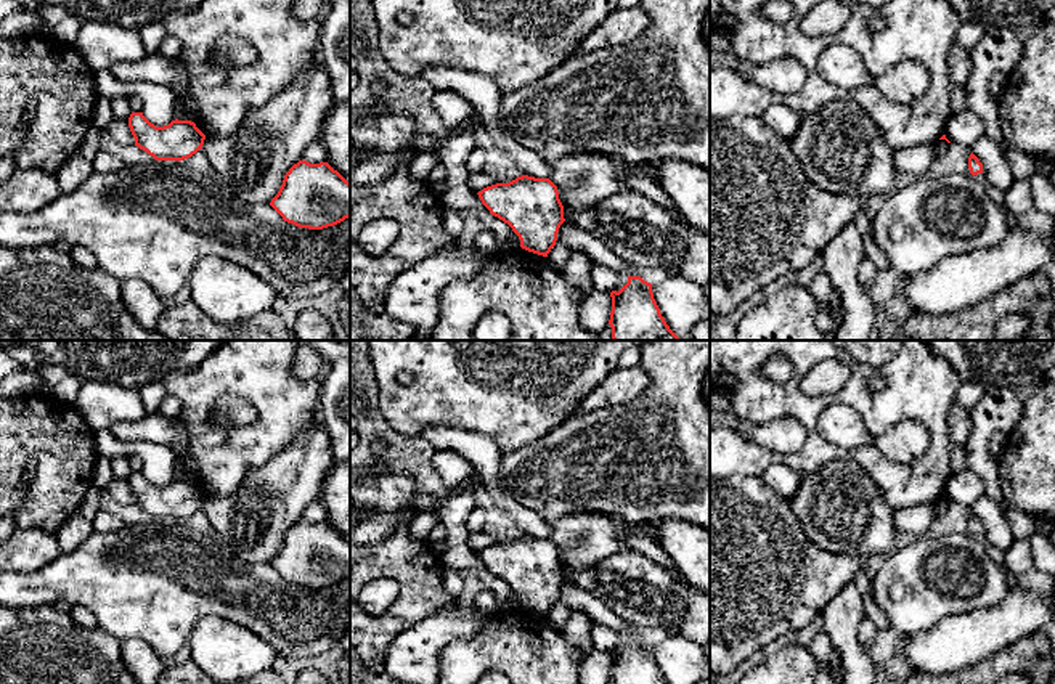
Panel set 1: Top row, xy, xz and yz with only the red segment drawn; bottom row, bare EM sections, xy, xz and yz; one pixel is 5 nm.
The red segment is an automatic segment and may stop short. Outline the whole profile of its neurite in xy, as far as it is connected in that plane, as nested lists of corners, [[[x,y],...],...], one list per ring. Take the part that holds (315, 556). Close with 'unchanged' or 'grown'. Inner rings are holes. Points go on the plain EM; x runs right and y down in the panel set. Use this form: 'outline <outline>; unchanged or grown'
outline [[[299,520],[270,565],[287,583],[323,589],[350,576],[350,543],[328,522]]]; unchanged

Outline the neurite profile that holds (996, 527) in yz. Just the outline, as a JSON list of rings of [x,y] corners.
[[[983,495],[971,506],[971,512],[983,523],[983,533],[984,533],[986,543],[994,544],[996,548],[1000,548],[1004,552],[1008,551],[1015,536],[1013,536],[1010,522],[999,509],[999,506],[992,499]]]

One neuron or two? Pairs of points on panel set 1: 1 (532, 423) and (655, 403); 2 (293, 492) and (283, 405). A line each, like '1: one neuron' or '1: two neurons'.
1: two neurons
2: two neurons

